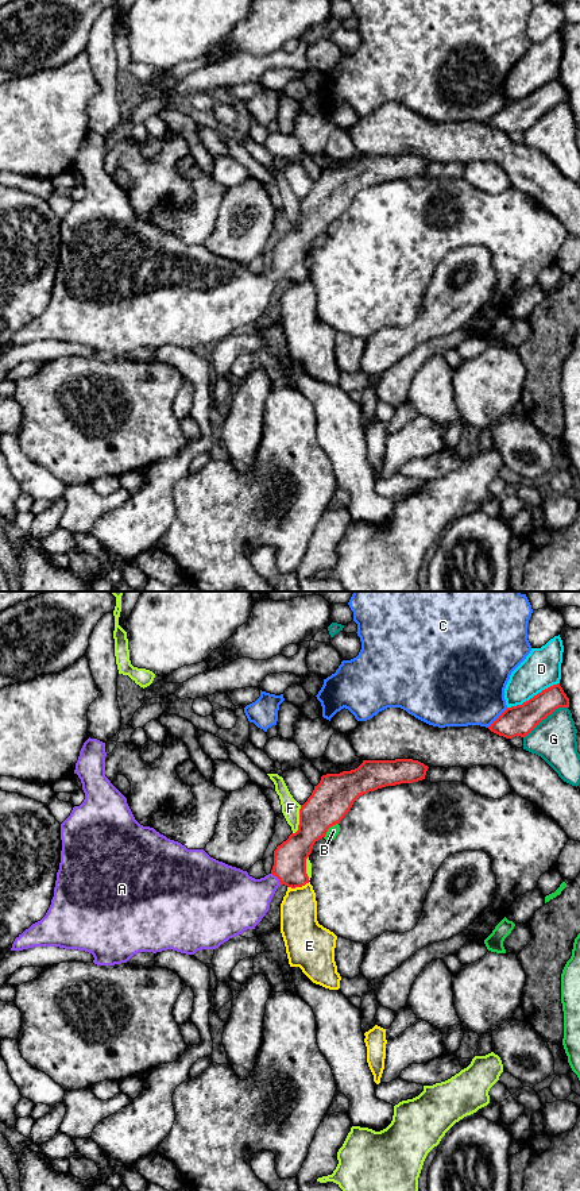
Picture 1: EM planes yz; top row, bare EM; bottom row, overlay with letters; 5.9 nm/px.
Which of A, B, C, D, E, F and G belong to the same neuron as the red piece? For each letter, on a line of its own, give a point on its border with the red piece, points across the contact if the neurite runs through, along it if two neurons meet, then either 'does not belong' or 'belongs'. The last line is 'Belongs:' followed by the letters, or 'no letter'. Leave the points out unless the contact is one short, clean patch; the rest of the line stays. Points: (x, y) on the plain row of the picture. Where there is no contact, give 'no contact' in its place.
A: yz (277, 272) | across yz (290, 251), (290, 258), (277, 272), (259, 288), (243, 296) | belongs
B: yz (328, 223) | does not belong
C: yz (498, 112) | does not belong
D: yz (534, 91) | does not belong
E: yz (298, 281) | does not belong
F: yz (300, 215) | does not belong
G: yz (545, 112) | does not belong
Belongs: A

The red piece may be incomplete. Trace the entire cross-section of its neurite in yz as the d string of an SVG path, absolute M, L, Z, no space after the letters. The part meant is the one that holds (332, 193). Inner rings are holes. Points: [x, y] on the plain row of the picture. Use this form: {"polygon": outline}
{"polygon": "M90 132L84 138L74 169L81 174L85 194L80 201L74 201L61 219L61 258L51 300L40 316L15 334L11 346L59 342L89 347L97 361L115 361L127 358L139 347L156 348L173 344L194 350L201 344L216 344L244 325L255 324L268 307L270 297L281 280L295 284L309 278L306 254L314 238L325 232L330 221L340 219L360 190L386 181L422 176L429 163L413 154L363 155L355 165L322 170L312 190L301 200L298 226L274 246L271 267L255 274L247 266L210 253L204 244L187 244L154 223L140 220L127 193L105 171L105 151L105 138Z"}

